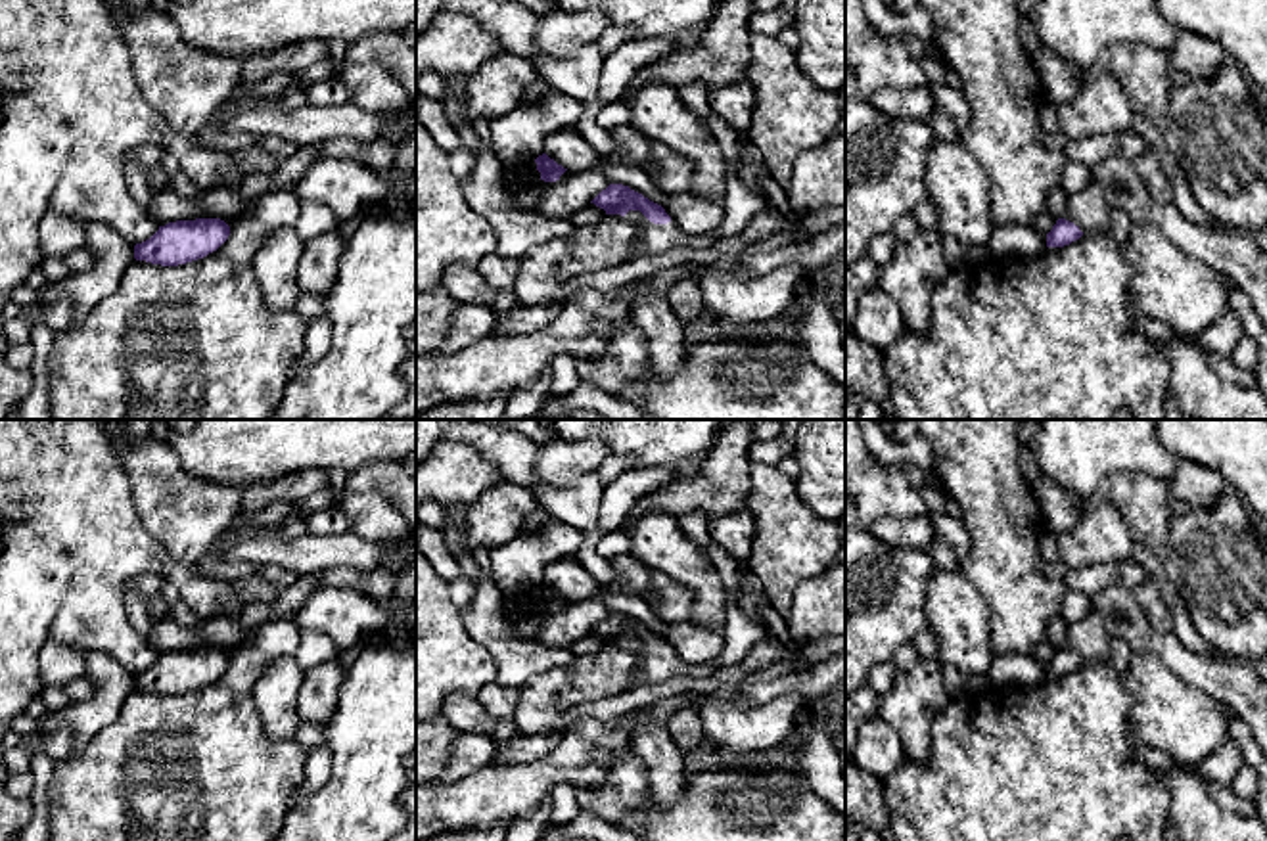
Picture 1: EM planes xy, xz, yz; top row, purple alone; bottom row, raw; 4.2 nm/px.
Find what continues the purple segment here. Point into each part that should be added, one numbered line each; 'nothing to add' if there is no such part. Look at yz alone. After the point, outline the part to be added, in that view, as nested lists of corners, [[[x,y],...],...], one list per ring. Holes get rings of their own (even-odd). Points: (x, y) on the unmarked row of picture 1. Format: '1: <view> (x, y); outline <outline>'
1: yz (1087, 636); outline [[[1091,609],[1083,619],[1068,626],[1064,648],[1073,651],[1083,663],[1100,663],[1110,657],[1112,636],[1102,619]]]

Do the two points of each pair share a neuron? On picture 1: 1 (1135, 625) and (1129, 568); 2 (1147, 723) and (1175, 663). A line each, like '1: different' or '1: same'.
1: different
2: different

